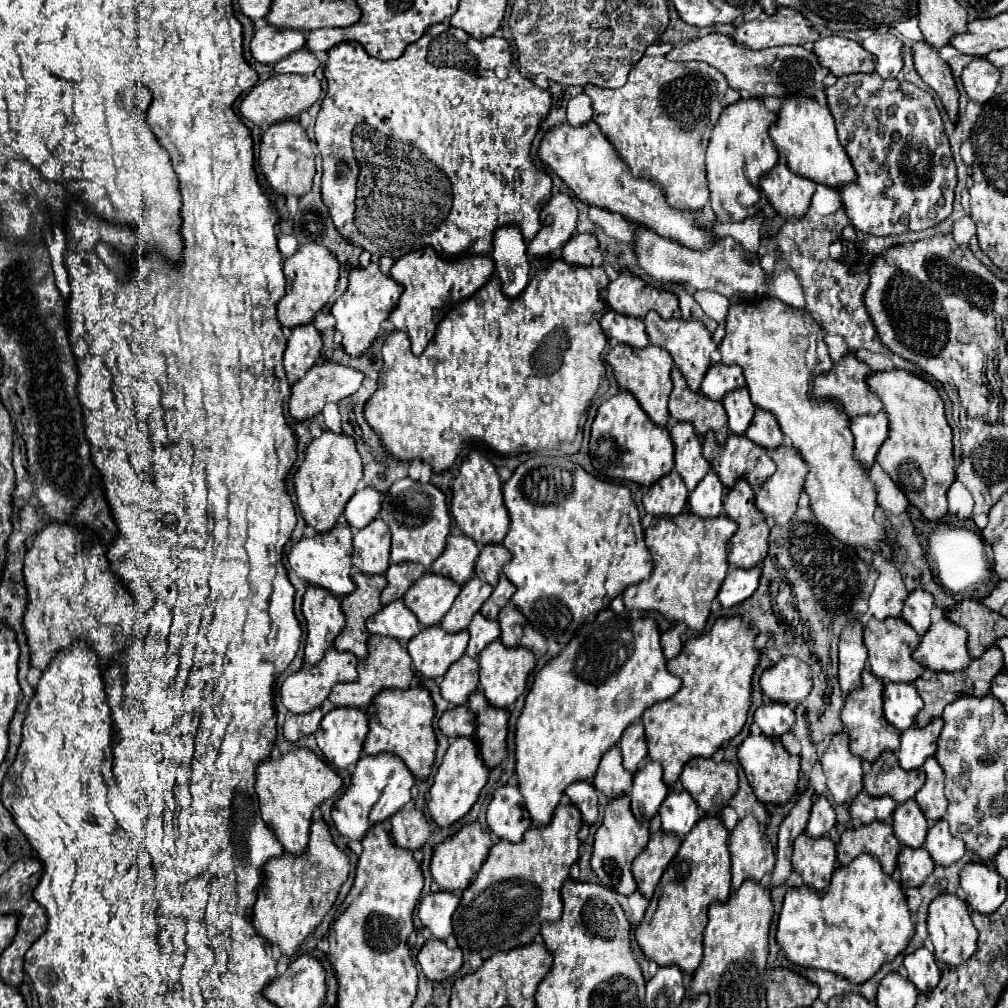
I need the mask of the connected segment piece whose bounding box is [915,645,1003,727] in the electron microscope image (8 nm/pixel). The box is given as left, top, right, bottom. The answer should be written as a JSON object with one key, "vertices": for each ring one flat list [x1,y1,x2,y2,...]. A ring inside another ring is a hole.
{"vertices":[[989,647,979,659,973,659,969,667,965,667,963,671,953,671,953,673,931,673,931,671,925,671,917,681,915,681,915,687,921,695,921,699,925,701,925,707,923,711,915,717,915,725,917,727,925,727,931,719,935,717,941,717,943,709,947,703,951,703,953,699,957,699,959,695,963,693,969,693,969,695,975,695,975,697,985,697,989,693,989,687,991,687,991,679,1003,671,1003,653,999,647]]}

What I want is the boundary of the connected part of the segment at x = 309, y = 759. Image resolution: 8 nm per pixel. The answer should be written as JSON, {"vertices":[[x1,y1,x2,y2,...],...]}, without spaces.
{"vertices":[[293,749,279,759,265,759,257,765,255,791,259,795,263,821,275,831,277,839,289,853,301,853,309,841,313,809,337,793,341,777,311,749]]}

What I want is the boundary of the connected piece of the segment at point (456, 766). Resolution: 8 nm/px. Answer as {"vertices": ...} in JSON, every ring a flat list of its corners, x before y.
{"vertices":[[469,737,455,739,449,745,449,749,447,749,447,753,443,757,443,763,437,769,435,781,433,781,431,789,429,789,427,807,429,807,429,813,431,813,433,821,439,827,449,827,457,819,461,819,473,807,473,803,477,801,481,789,487,783,487,777,489,777,489,769,485,767,483,759,479,757,479,749,477,749,475,741,469,739]]}

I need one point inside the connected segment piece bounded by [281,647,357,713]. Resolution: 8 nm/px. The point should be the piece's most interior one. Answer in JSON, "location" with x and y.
{"location":[302,691]}

